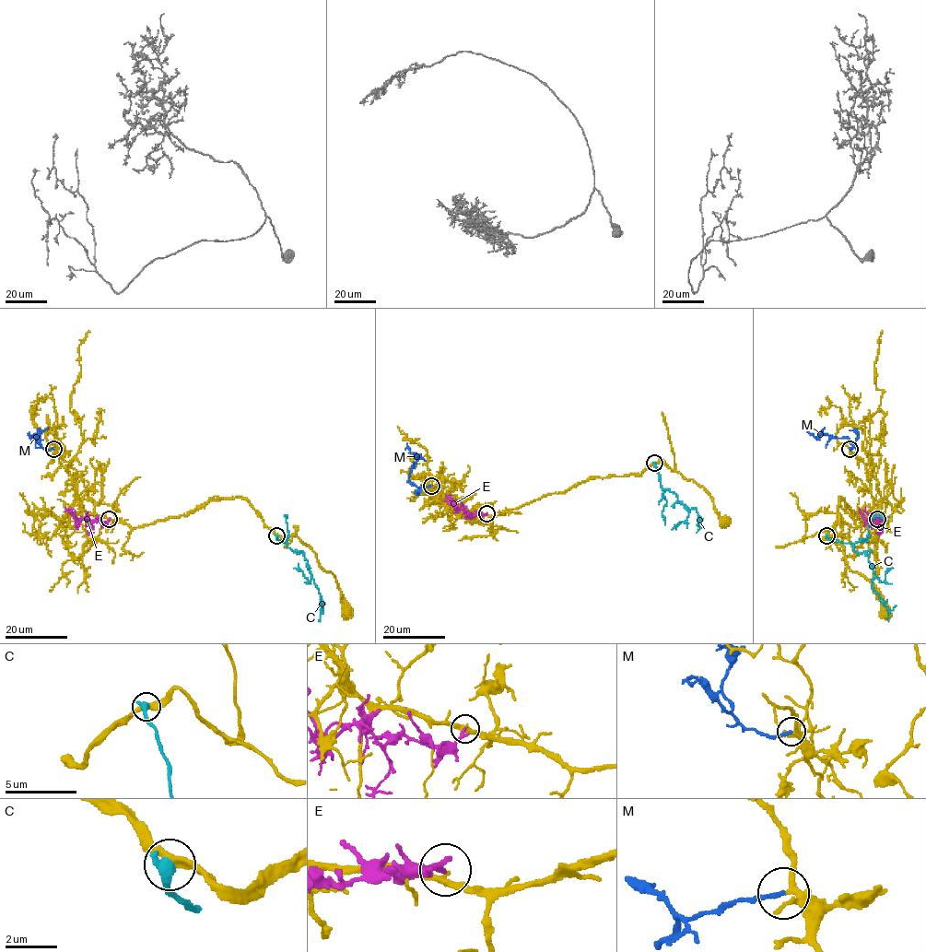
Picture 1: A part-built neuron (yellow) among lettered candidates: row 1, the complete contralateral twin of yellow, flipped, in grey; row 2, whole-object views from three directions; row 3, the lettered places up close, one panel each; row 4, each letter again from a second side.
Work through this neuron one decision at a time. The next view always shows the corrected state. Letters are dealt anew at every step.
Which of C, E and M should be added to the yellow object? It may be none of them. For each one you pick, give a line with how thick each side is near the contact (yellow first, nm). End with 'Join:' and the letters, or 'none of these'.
M: 190 nm thick on the yellow side, 180 nm on the other
Join: M

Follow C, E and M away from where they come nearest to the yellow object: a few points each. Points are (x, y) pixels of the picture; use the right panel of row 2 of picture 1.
C: (827, 535), (852, 544), (858, 553), (866, 551), (874, 574), (873, 590), (887, 610), (889, 621)
E: (878, 518), (878, 523), (879, 520), (876, 522), (873, 517), (871, 523), (867, 523), (858, 508)
M: (849, 449), (852, 445), (846, 437), (821, 434), (816, 438), (807, 432)

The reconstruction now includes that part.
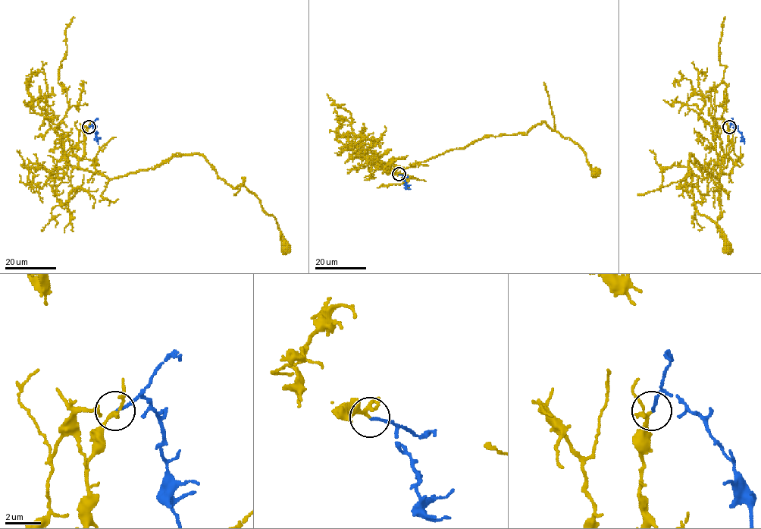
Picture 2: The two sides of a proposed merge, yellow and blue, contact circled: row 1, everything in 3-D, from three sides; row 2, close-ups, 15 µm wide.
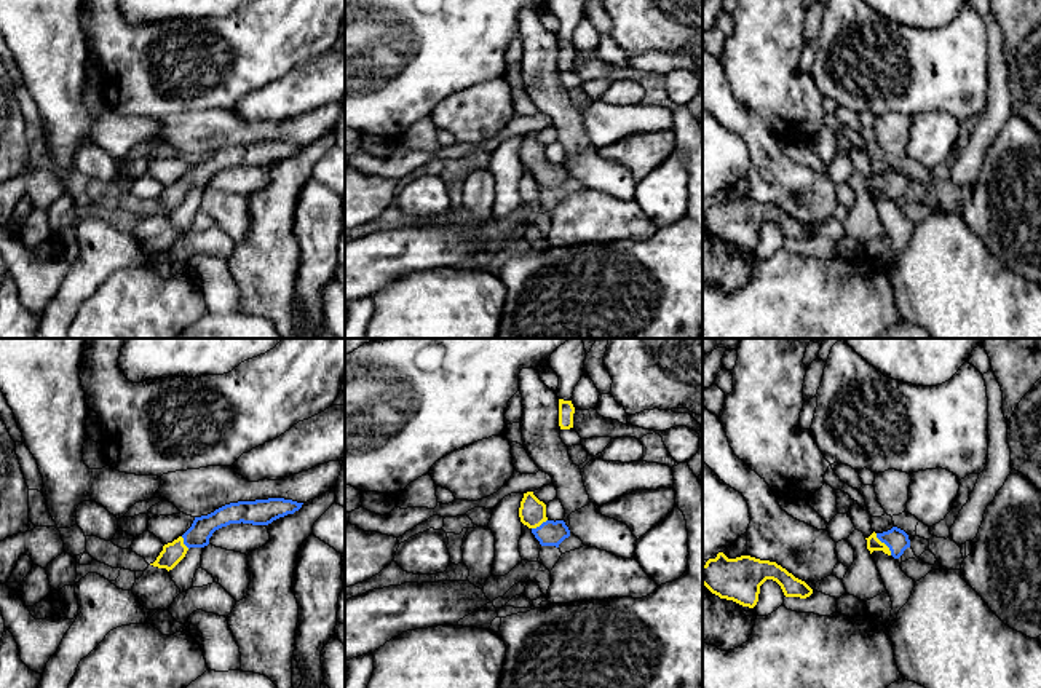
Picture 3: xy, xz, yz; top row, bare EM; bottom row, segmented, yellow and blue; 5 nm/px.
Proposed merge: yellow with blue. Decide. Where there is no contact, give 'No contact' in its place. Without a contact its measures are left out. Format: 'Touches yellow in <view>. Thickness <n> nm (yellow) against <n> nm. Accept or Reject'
Touches yellow in yz. Thickness 70 nm (yellow) against 110 nm. Accept

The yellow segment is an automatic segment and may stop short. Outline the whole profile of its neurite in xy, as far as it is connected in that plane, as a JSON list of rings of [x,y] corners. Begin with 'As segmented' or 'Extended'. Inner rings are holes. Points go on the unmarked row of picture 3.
Extended. [[[268,140],[255,144],[238,144],[225,147],[214,155],[195,160],[192,169],[172,185],[163,188],[156,203],[150,208],[172,212],[190,190],[204,190],[212,176],[230,166],[268,168],[273,163],[294,156],[303,145],[284,140]]]

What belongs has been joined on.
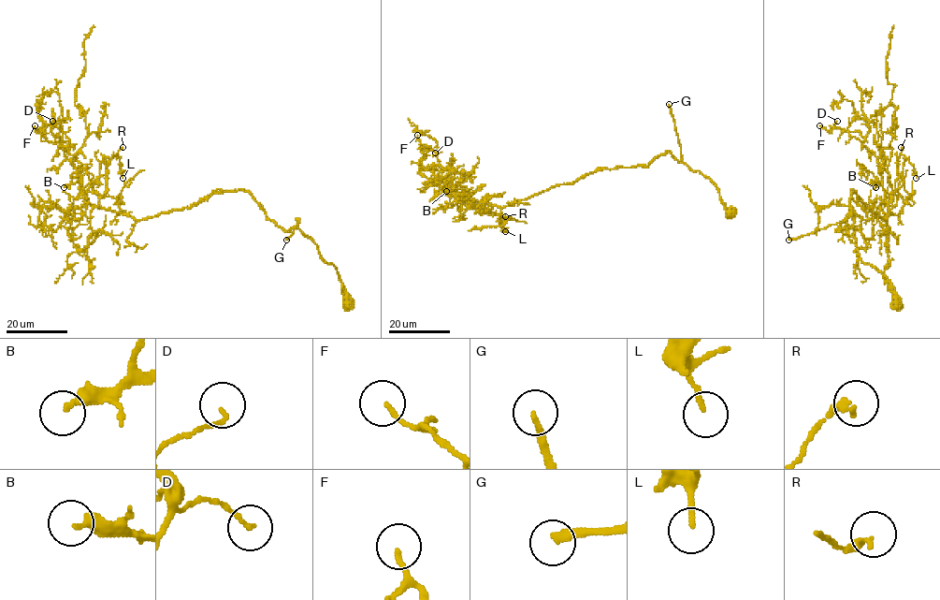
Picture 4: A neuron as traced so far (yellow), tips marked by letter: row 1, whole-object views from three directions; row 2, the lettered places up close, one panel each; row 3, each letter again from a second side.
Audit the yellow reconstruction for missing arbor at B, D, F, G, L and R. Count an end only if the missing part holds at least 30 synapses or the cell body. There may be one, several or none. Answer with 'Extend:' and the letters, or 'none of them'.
Extend: B, G

